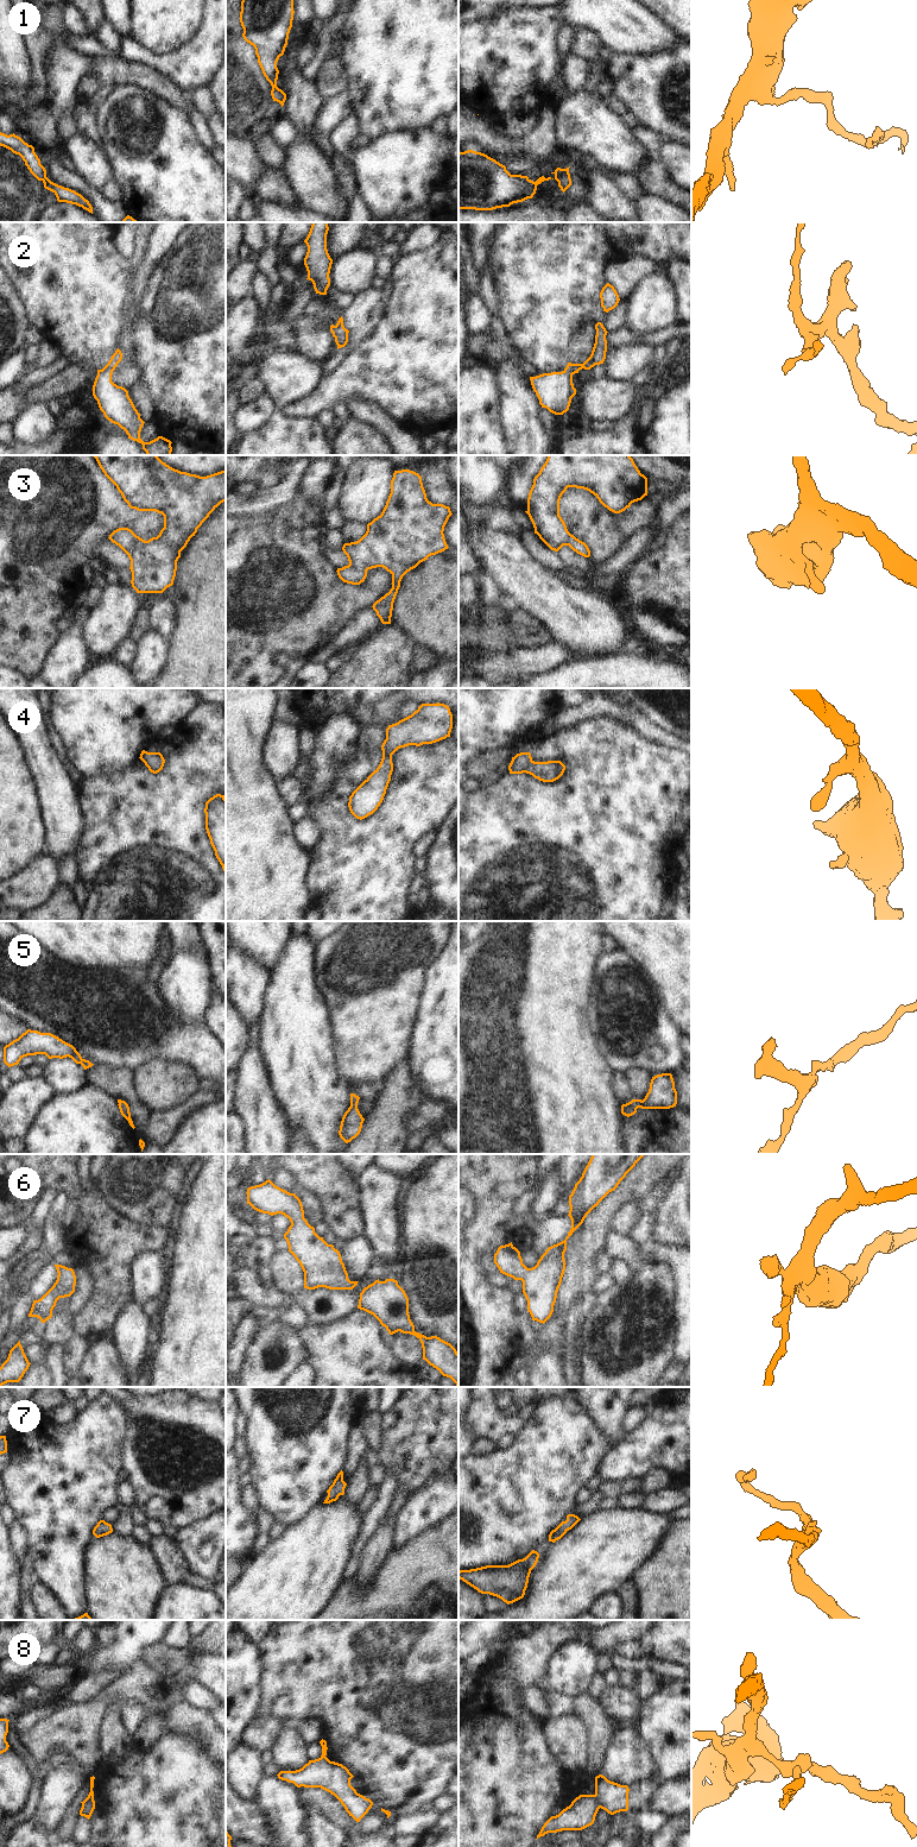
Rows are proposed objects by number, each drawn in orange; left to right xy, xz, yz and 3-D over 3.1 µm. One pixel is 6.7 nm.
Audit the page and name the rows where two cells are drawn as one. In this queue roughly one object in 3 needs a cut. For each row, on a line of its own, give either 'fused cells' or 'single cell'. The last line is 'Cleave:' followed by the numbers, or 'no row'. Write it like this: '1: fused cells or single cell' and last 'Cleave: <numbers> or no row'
1: single cell
2: single cell
3: single cell
4: single cell
5: single cell
6: single cell
7: single cell
8: fused cells
Cleave: 8

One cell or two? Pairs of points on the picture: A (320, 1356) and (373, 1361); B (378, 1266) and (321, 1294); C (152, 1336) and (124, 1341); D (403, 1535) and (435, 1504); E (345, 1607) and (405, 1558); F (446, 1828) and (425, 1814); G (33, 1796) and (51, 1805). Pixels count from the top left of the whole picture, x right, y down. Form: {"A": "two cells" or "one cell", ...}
{"A": "one cell", "B": "one cell", "C": "two cells", "D": "one cell", "E": "one cell", "F": "two cells", "G": "two cells"}

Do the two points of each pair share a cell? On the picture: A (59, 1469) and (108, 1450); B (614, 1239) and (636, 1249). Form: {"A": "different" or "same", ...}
{"A": "same", "B": "same"}

